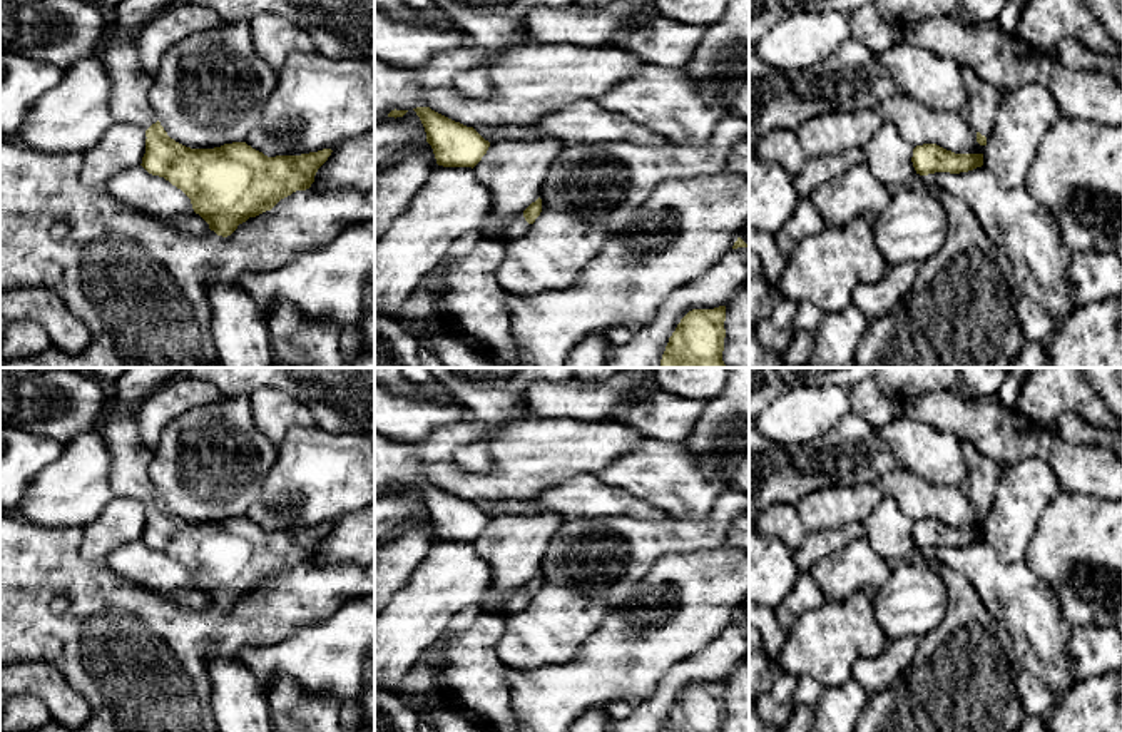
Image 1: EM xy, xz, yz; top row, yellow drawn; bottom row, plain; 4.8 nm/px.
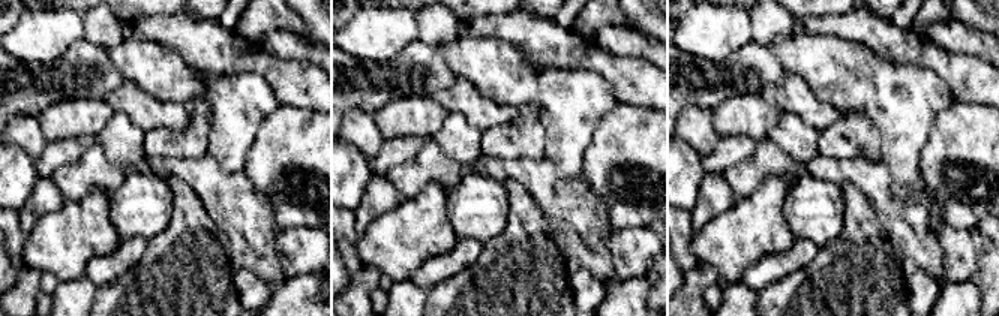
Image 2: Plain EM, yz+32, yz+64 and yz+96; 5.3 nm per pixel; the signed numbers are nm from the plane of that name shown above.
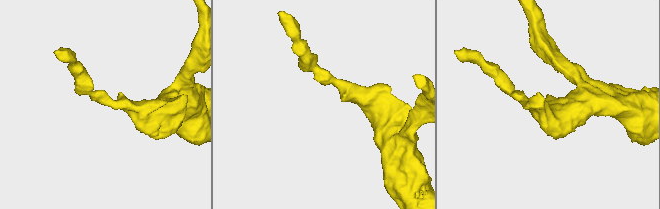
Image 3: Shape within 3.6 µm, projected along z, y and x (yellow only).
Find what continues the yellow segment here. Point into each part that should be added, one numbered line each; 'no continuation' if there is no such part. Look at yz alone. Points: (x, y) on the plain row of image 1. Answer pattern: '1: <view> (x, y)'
1: yz (980, 485)

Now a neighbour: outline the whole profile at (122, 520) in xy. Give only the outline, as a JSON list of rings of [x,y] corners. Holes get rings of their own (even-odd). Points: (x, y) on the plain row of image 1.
[[[114,496],[102,513],[82,528],[82,558],[87,562],[104,560],[114,548],[140,540],[145,513],[142,501]]]

